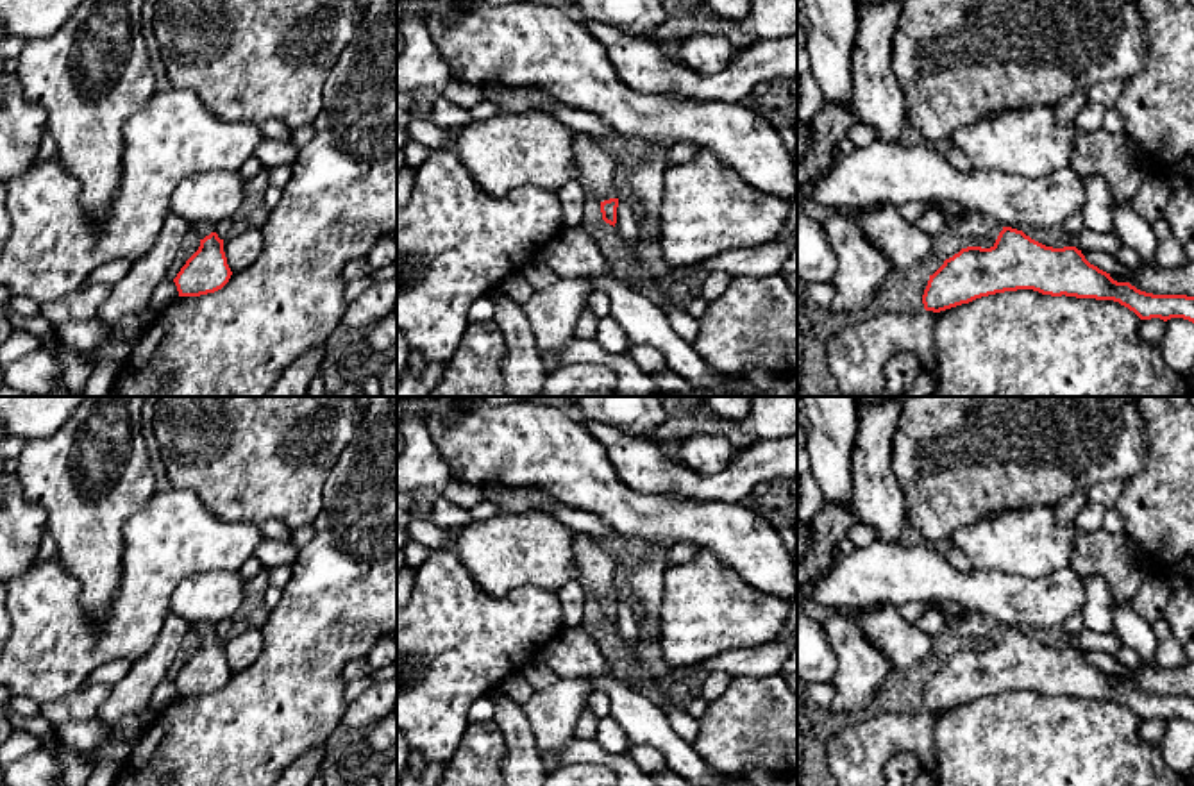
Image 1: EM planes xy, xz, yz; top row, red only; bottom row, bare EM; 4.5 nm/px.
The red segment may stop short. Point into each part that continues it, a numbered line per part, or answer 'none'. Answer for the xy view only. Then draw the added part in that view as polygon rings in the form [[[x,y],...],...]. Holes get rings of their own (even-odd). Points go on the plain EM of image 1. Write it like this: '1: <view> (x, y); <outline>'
1: xy (202, 629); [[[198,622],[195,625],[191,625],[189,629],[195,631],[195,634],[204,640],[206,636],[209,636],[211,632],[214,632],[214,623],[211,622]]]

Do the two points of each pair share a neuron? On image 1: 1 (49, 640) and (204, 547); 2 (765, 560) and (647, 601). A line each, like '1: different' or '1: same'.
1: same
2: different

